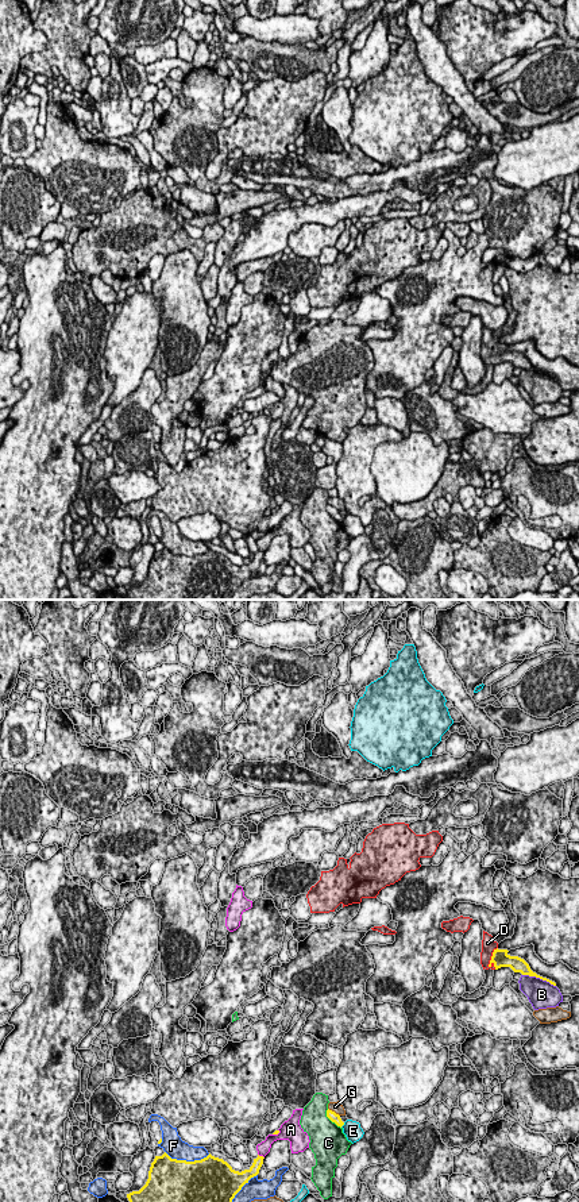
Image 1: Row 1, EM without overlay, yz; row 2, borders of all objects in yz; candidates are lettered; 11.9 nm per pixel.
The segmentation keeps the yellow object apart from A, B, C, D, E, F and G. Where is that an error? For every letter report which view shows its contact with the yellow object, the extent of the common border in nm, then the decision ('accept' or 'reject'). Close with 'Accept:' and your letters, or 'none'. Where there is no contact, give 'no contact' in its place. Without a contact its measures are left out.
A: meets yellow in yz; contact 100 nm long; reject
B: meets yellow in yz; contact 420 nm long; reject
C: meets yellow in yz; contact 300 nm long; reject
D: meets yellow in yz; contact 280 nm long; accept
E: meets yellow in yz; contact 80 nm long; reject
F: meets yellow in yz; contact 550 nm long; reject
G: meets yellow in yz; contact 180 nm long; reject
Accept: D

